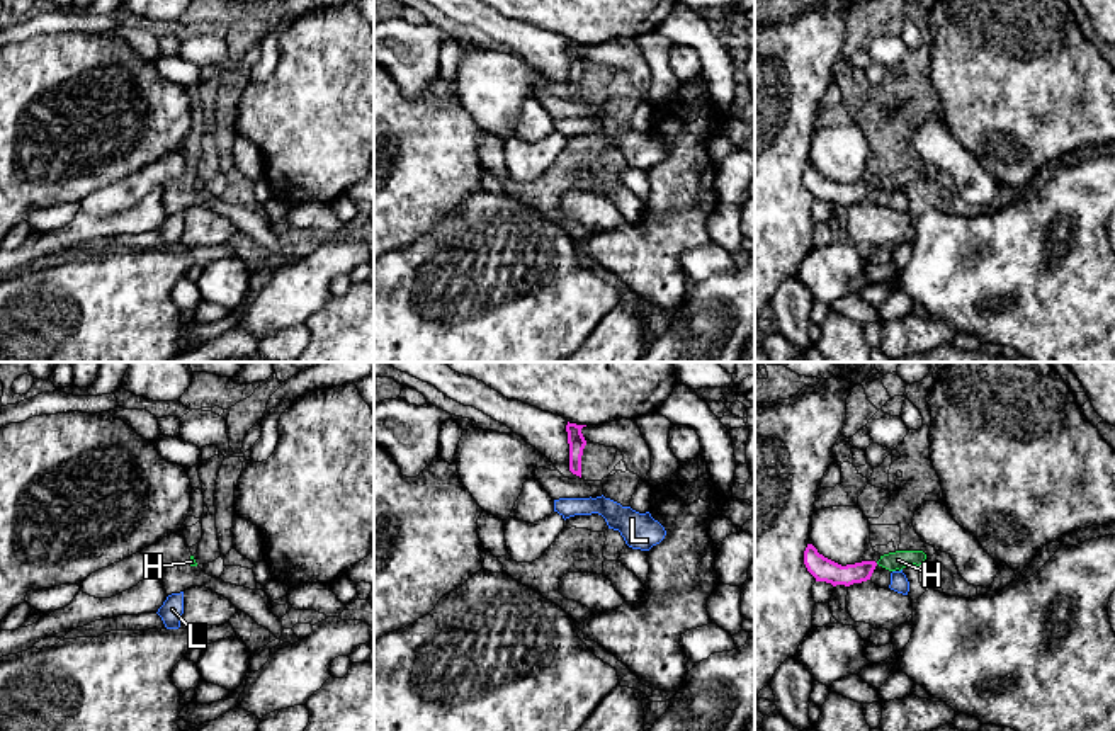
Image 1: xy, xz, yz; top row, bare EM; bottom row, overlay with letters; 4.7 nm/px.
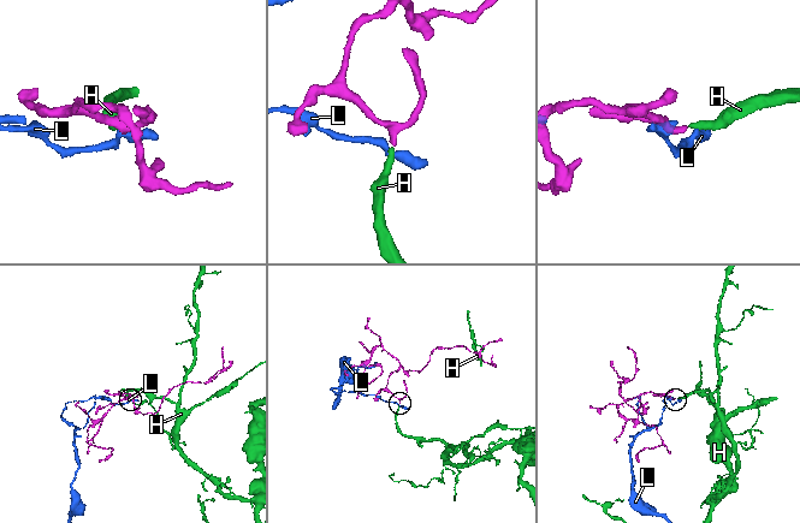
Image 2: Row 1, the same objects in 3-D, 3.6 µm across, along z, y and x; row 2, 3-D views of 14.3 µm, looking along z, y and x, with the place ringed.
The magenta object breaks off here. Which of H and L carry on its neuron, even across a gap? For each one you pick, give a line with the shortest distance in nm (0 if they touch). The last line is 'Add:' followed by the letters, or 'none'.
H: gap 0 nm
Add: H

